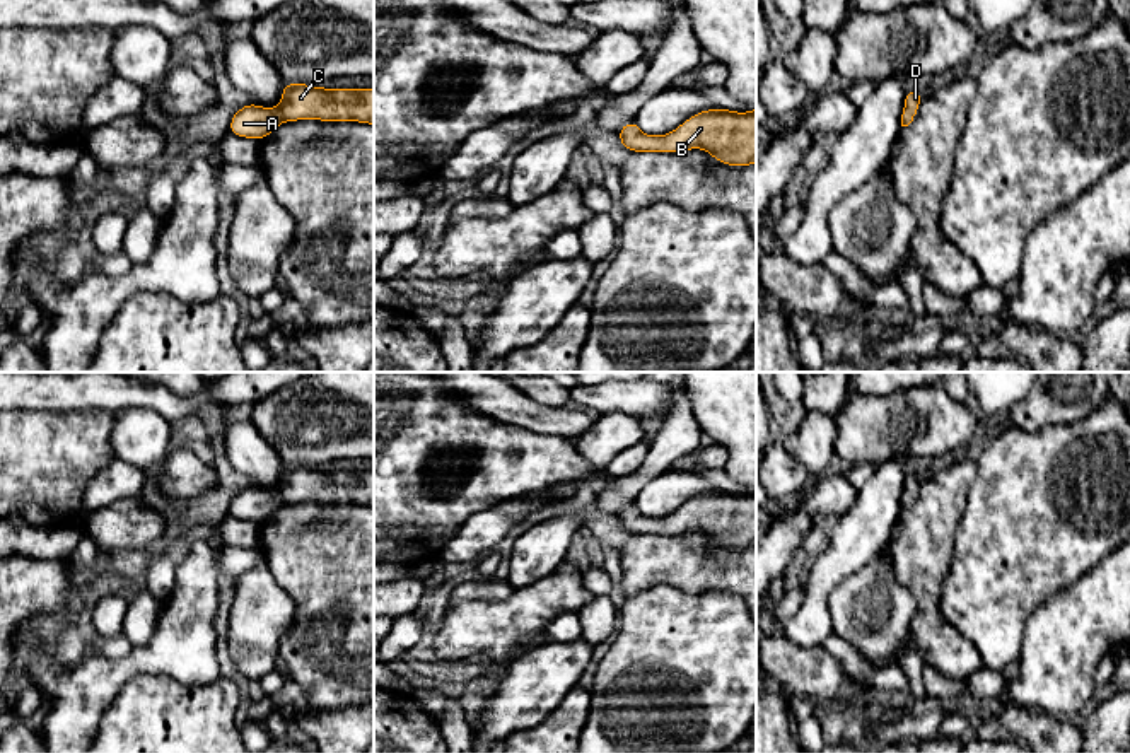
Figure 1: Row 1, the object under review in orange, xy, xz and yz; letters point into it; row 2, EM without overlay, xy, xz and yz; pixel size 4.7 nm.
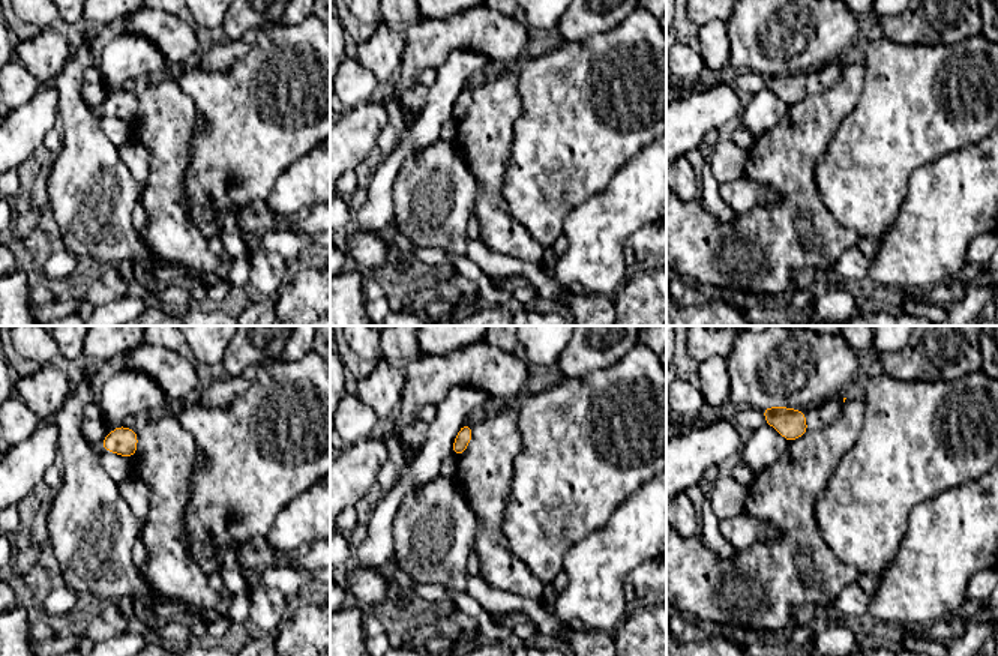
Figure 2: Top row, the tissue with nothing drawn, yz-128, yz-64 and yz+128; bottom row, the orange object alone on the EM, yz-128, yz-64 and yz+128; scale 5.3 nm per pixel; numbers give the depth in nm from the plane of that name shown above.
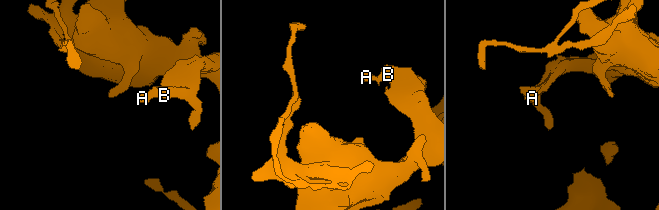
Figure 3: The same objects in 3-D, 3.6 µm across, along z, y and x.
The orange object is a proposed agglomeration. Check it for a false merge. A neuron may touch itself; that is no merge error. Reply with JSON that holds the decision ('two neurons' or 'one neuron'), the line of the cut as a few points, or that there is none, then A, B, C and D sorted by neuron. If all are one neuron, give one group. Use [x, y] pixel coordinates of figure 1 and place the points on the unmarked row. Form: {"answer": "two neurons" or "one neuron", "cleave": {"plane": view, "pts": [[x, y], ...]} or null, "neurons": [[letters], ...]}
{"answer": "one neuron", "cleave": null, "neurons": [["A", "B", "C", "D"]]}

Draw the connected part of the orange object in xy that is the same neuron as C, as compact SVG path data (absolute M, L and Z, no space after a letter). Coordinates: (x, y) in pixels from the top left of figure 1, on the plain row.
M287 464L275 492L246 487L230 500L229 514L242 521L265 522L283 504L300 502L357 504L374 509L374 470L324 471Z

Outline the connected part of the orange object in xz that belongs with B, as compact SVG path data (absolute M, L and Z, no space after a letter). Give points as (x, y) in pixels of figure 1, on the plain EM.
M756 490L748 495L705 492L662 519L645 517L632 502L621 509L618 521L630 534L676 536L703 531L731 550L751 548L756 546Z

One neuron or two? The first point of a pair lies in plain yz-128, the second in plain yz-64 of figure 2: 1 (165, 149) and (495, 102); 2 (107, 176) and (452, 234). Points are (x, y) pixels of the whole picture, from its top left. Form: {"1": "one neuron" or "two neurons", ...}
{"1": "one neuron", "2": "one neuron"}

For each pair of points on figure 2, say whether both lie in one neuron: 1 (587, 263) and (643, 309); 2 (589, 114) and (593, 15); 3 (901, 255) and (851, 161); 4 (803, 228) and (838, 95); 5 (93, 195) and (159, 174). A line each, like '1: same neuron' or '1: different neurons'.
1: different neurons
2: different neurons
3: different neurons
4: same neuron
5: different neurons

